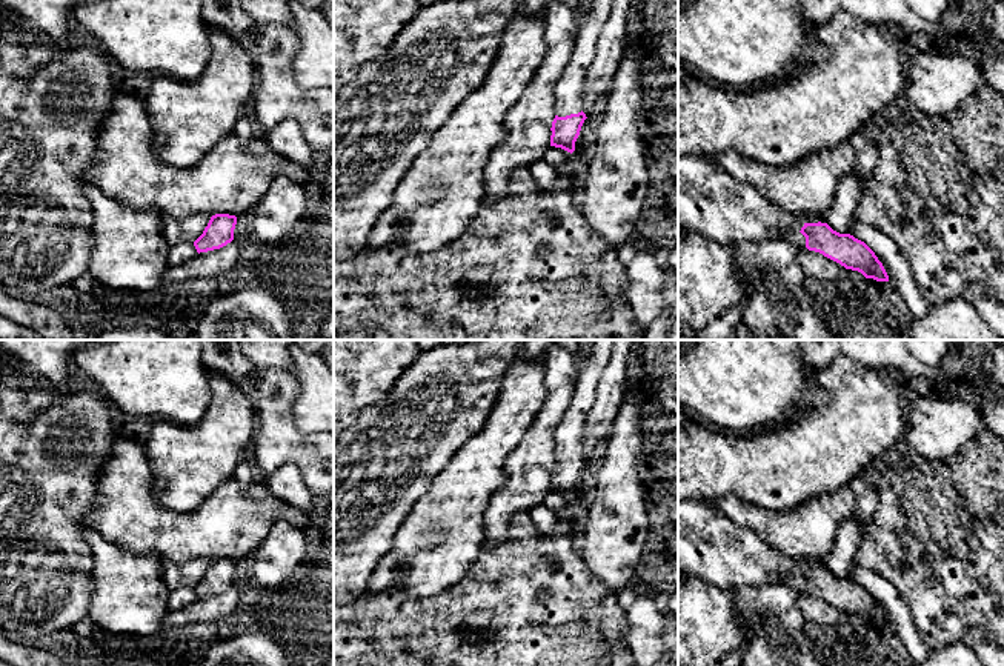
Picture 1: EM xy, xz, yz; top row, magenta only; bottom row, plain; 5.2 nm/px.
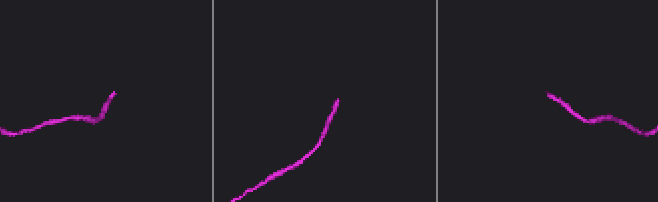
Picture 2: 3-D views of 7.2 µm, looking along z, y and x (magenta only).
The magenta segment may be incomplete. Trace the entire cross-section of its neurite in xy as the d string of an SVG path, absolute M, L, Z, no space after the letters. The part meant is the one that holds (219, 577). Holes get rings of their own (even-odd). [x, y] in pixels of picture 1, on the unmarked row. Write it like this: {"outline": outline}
{"outline": "M215 558L211 561L203 578L194 586L197 597L220 594L234 584L237 561L229 558Z"}

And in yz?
{"outline": "M804 568L800 575L784 574L781 581L800 592L819 597L846 614L858 615L866 623L889 626L883 608L864 586L850 578L839 578L827 568Z"}

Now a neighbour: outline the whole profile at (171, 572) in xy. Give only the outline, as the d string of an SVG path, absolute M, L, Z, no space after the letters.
M192 558L185 563L163 560L163 578L169 589L194 588L204 575L211 558Z

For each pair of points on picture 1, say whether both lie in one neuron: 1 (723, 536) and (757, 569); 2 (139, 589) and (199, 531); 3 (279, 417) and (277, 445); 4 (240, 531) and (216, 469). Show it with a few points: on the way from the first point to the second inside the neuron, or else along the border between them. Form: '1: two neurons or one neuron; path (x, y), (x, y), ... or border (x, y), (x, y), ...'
1: one neuron; path (731, 543), (749, 562)
2: two neurons; border (126, 549), (136, 554), (159, 554), (163, 559)
3: one neuron; path (277, 423), (277, 439)
4: two neurons; border (232, 477), (219, 485), (194, 508)

